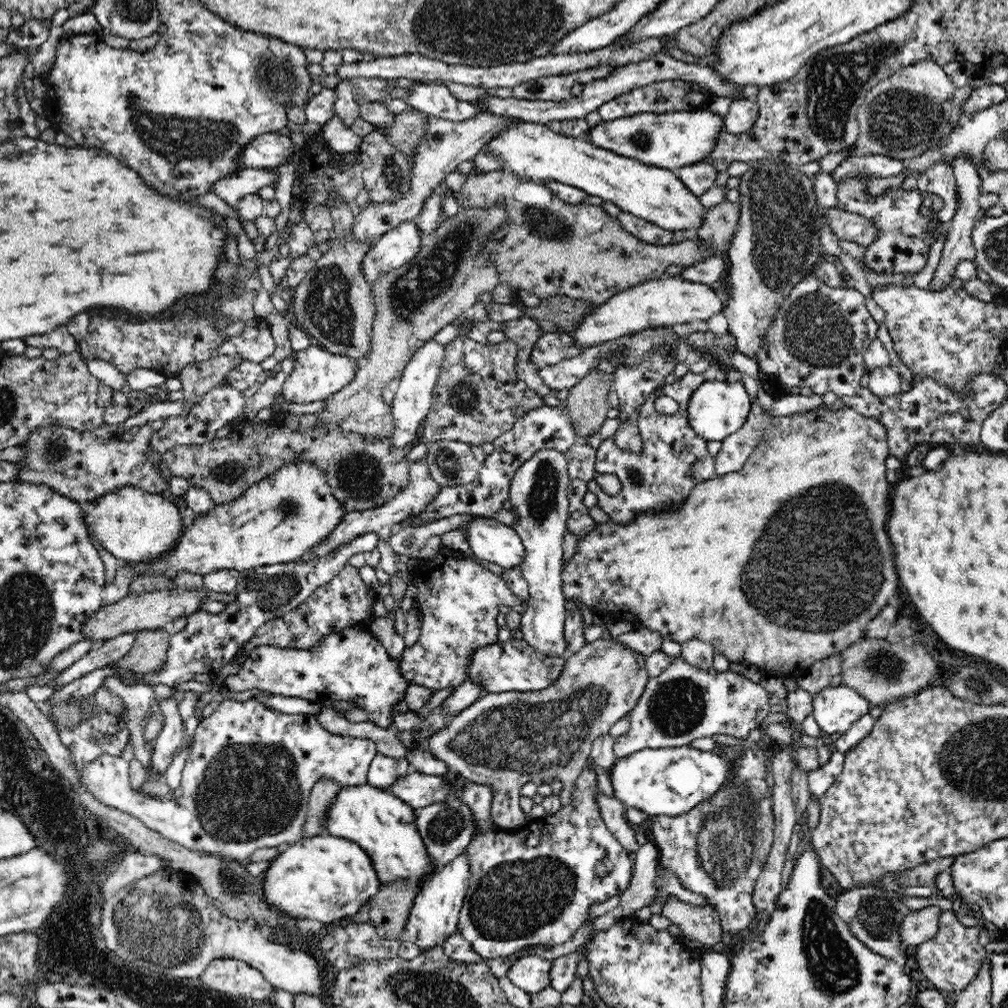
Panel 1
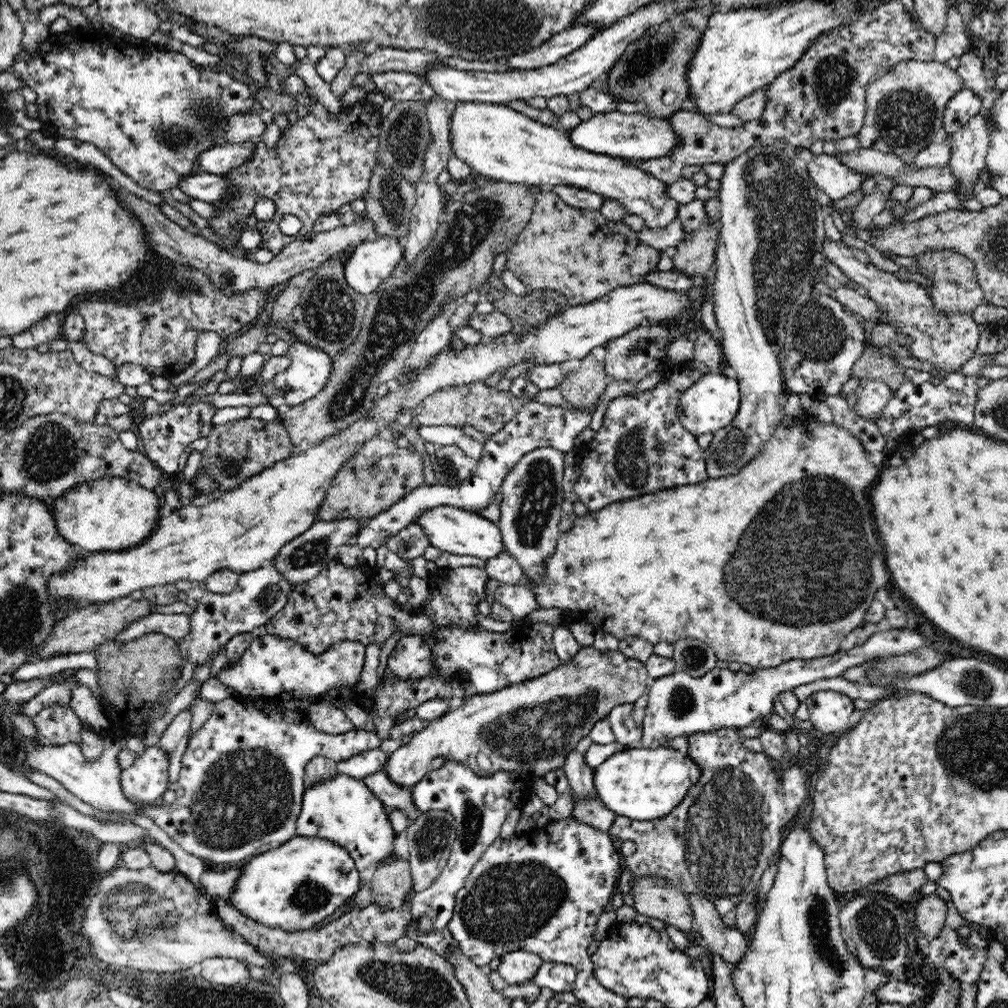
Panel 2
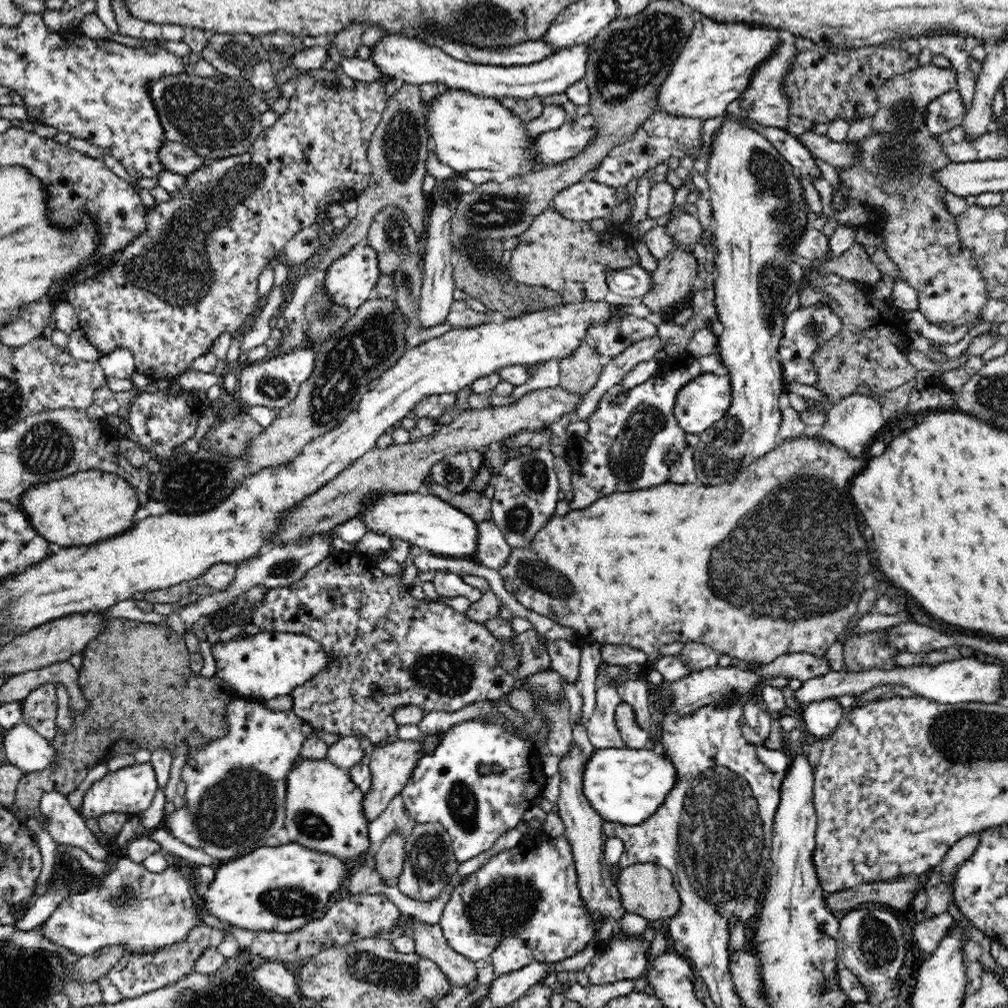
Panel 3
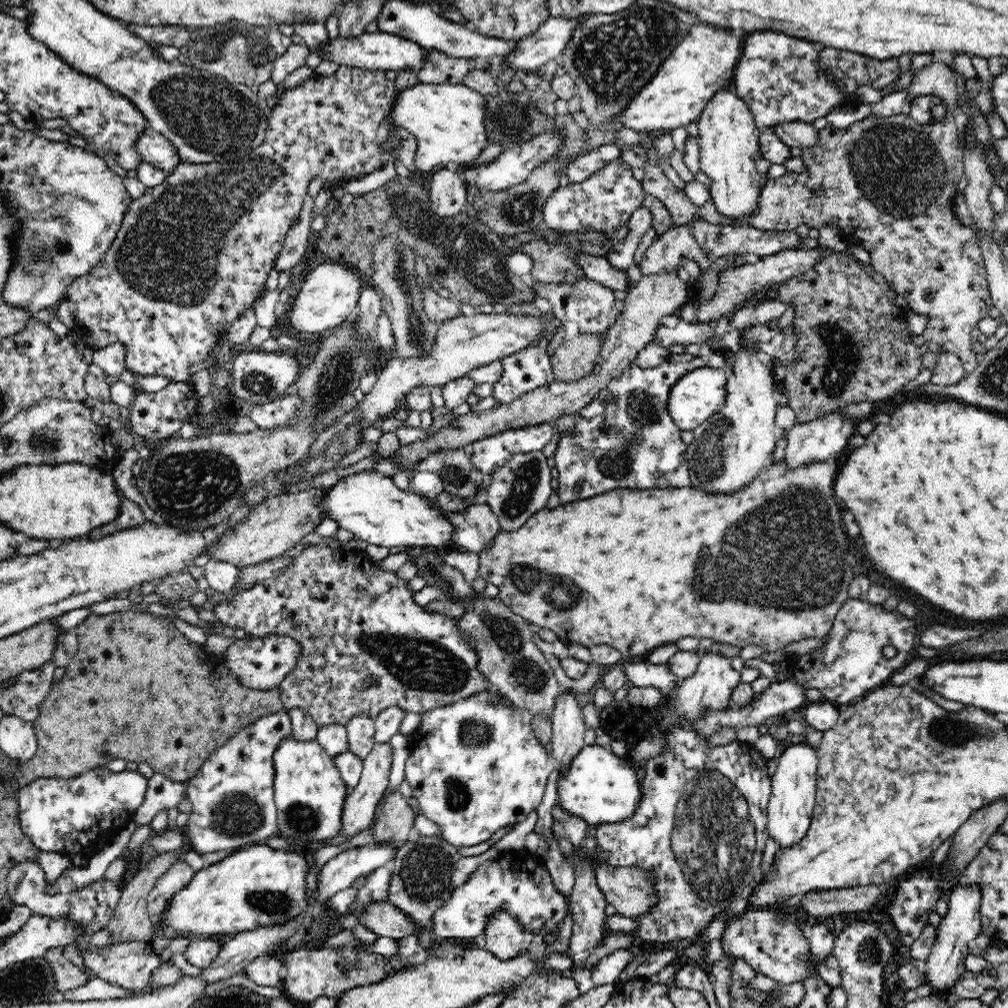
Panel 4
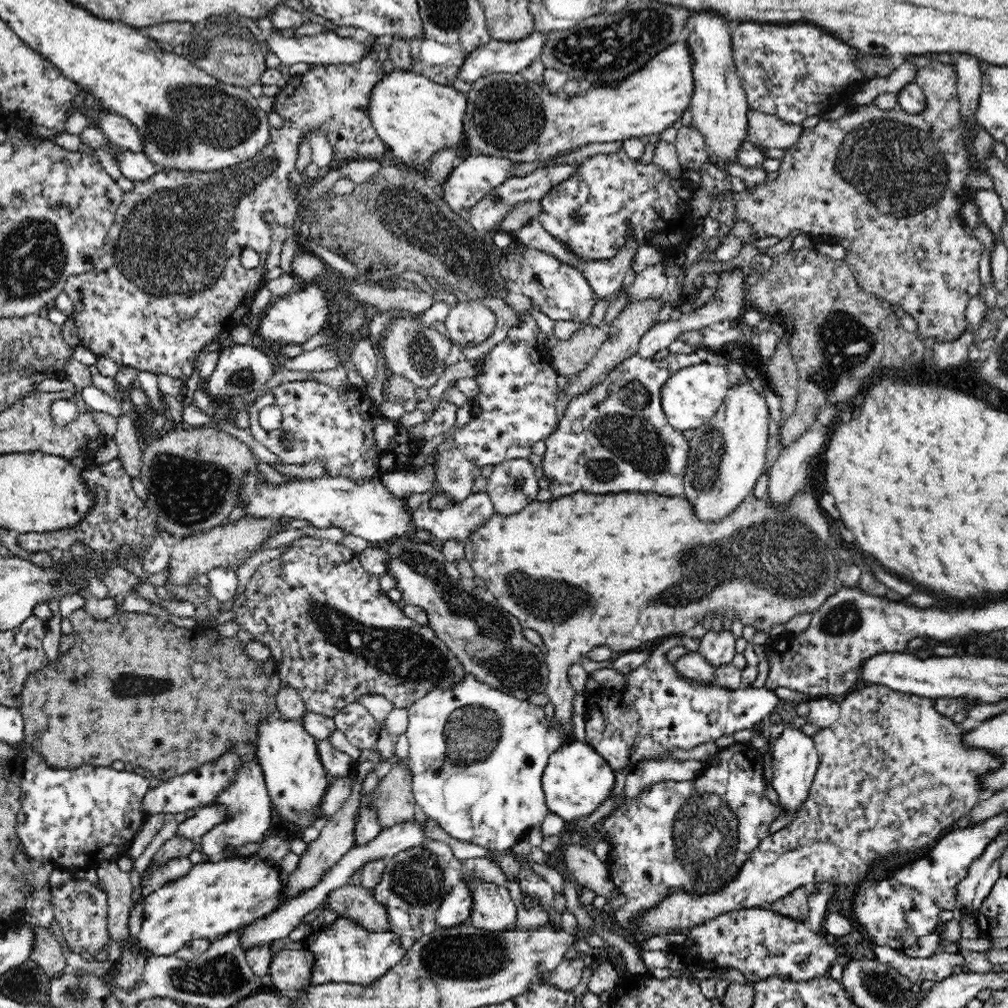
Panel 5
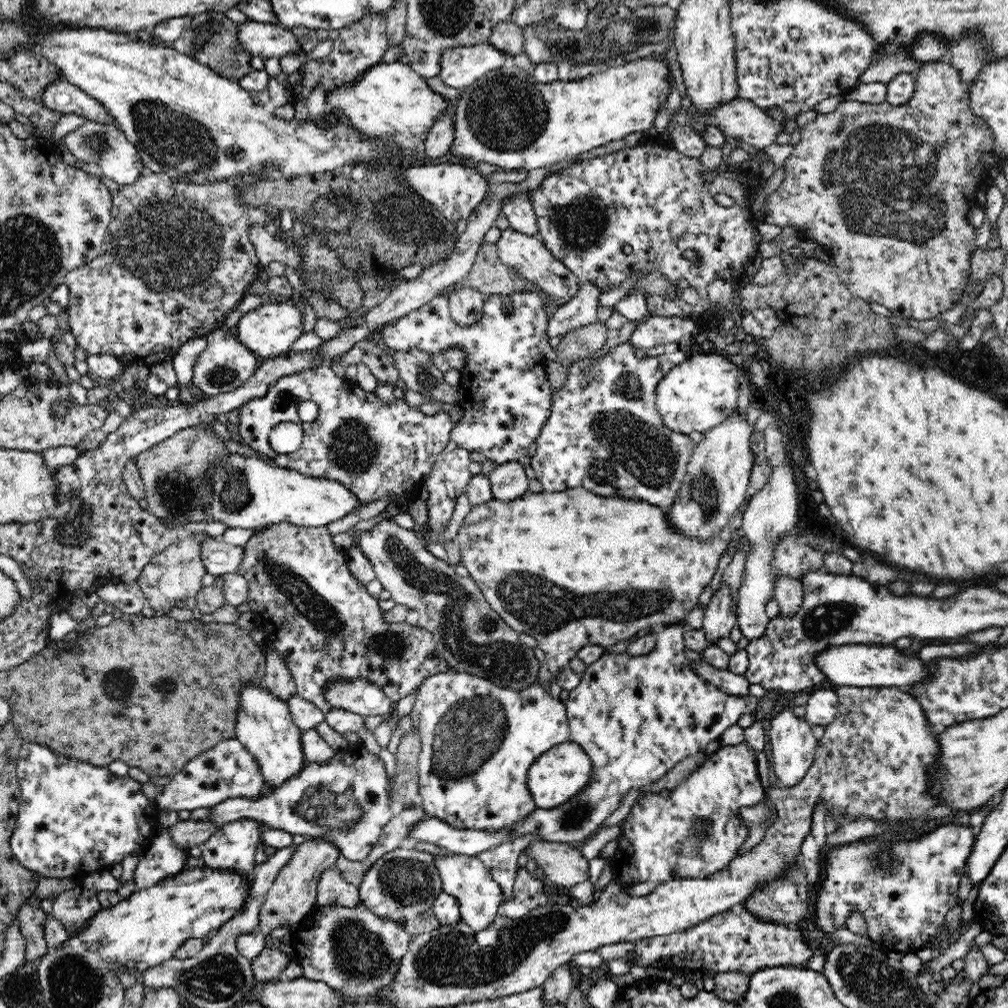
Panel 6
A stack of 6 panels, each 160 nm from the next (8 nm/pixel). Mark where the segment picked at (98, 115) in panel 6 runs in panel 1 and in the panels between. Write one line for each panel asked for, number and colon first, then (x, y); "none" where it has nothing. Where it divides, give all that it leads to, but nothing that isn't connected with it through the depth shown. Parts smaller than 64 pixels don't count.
1: (266, 151)
2: (218, 160)
3: (178, 158)
4: (156, 149)
5: (122, 132)

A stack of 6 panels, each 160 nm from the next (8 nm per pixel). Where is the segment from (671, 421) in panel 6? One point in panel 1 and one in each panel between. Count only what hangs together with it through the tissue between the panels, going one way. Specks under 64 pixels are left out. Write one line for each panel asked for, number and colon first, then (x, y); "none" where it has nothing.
1: (716, 409)
2: (711, 403)
3: (703, 402)
4: (697, 396)
5: (691, 397)

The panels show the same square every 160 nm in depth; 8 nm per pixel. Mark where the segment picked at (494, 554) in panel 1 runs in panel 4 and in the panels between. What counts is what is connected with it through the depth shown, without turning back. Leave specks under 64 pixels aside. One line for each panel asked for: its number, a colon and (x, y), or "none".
2: (458, 531)
3: (429, 522)
4: (368, 504)

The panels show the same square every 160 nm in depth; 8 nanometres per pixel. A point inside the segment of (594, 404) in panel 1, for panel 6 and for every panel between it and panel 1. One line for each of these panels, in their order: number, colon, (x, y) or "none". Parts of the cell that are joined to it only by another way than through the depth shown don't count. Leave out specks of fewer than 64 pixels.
2: (581, 388)
3: (578, 374)
4: (572, 360)
5: (569, 357)
6: (584, 342)

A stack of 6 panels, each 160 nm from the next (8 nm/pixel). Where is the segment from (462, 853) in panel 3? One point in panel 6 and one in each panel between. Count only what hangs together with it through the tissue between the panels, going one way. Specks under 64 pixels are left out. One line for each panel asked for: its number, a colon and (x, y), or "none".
4: (475, 766)
5: (477, 755)
6: (478, 741)

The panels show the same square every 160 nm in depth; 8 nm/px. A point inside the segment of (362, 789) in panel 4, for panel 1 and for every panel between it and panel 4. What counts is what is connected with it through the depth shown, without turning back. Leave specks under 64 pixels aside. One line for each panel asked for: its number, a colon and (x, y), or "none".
1: (504, 740)
2: (529, 728)
3: (392, 766)

